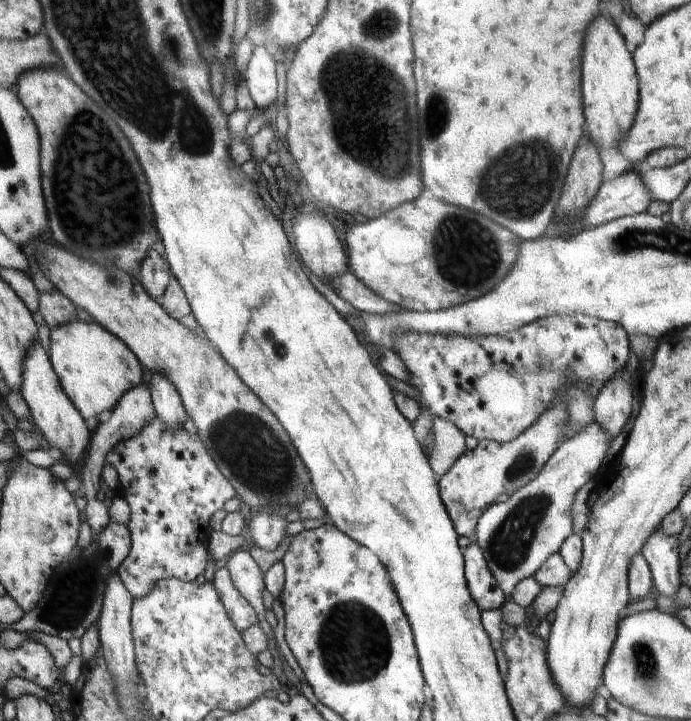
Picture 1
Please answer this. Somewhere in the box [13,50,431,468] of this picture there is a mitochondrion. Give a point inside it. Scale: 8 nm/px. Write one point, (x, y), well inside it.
(112, 214)

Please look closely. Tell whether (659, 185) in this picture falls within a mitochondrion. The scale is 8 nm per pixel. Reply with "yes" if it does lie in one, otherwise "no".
no

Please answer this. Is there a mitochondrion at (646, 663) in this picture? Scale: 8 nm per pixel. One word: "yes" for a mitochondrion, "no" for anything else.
yes

